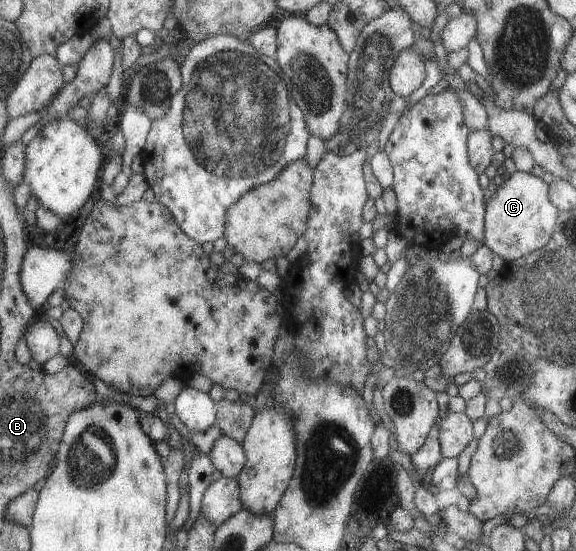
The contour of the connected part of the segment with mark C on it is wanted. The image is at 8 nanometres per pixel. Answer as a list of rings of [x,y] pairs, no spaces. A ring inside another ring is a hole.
[[[516,170],[486,198],[485,242],[504,262],[525,256],[549,242],[559,210],[549,200],[549,185],[539,177]]]

